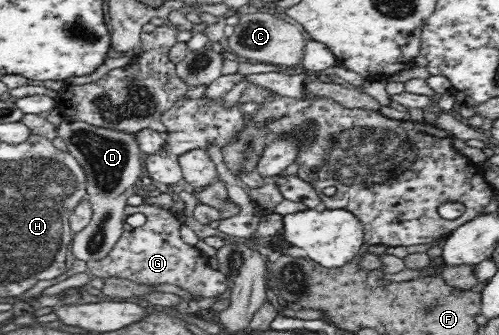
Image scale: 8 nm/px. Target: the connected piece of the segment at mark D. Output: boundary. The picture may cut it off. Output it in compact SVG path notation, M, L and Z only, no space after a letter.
M62 121L58 125L57 134L67 144L68 152L84 171L86 198L89 199L93 210L90 222L75 233L71 242L72 252L76 258L86 262L101 260L122 236L127 197L139 186L140 170L142 170L141 150L135 145L135 135L98 128L80 121Z

